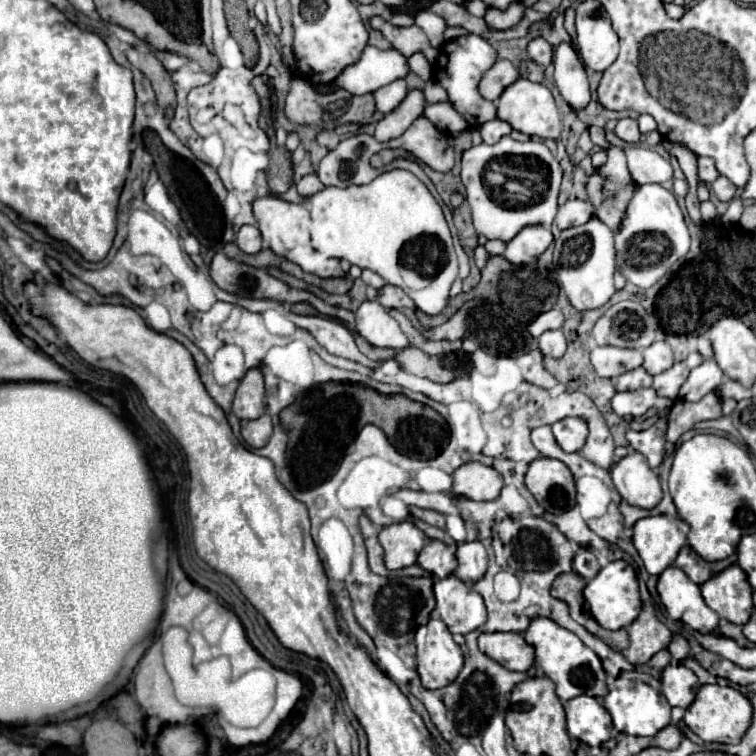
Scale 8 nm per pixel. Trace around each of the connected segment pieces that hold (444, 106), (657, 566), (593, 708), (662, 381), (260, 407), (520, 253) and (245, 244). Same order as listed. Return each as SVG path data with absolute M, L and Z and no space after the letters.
M440 102L440 104L428 104L424 110L424 118L432 120L432 124L442 130L442 132L464 132L464 130L472 130L470 124L466 124L466 120L462 120L462 116L458 116L458 112L454 110L454 106L450 102Z
M648 516L634 524L634 546L648 570L660 574L676 560L688 536L688 524L680 518Z
M580 694L568 700L564 708L568 718L568 734L572 738L588 746L600 746L616 734L610 714L598 698Z
M692 352L686 360L676 362L672 368L668 368L662 374L654 376L654 390L660 396L666 396L666 398L676 400L678 398L678 390L684 384L684 380L688 378L690 370L696 368L700 362L704 362L704 358L698 352Z
M252 368L246 372L246 376L240 380L240 386L234 396L232 412L240 420L254 420L264 414L264 376L258 368Z
M540 224L522 228L522 232L518 232L518 236L508 242L504 258L510 260L510 264L530 264L540 254L544 254L552 242L554 234L550 228L542 228Z
M242 226L238 230L238 236L236 236L236 244L240 250L244 250L246 254L256 254L264 248L264 242L262 242L262 236L258 232L256 226Z

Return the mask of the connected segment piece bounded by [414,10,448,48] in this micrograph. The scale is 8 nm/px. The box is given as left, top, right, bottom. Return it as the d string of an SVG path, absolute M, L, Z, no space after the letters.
M424 10L420 14L416 14L416 24L426 32L428 40L430 40L430 46L432 48L440 48L444 44L444 30L446 30L446 20L440 16L440 14L434 14L430 10Z

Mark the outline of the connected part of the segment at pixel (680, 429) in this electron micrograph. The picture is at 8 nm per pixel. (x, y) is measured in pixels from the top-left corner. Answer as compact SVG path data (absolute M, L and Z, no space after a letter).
M716 392L706 394L698 402L686 402L686 400L676 400L670 414L668 414L668 442L678 442L678 438L692 430L694 424L702 420L714 420L720 418L720 398L716 402Z

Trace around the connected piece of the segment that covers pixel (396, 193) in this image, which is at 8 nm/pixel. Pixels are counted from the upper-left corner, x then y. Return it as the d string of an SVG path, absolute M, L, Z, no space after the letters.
M392 170L376 176L370 184L350 188L324 188L322 192L306 198L312 216L312 246L338 260L348 260L360 268L370 268L380 274L388 284L400 286L424 314L440 314L448 304L448 292L458 276L458 260L452 246L452 236L444 220L442 208L428 192L428 188L408 170Z

